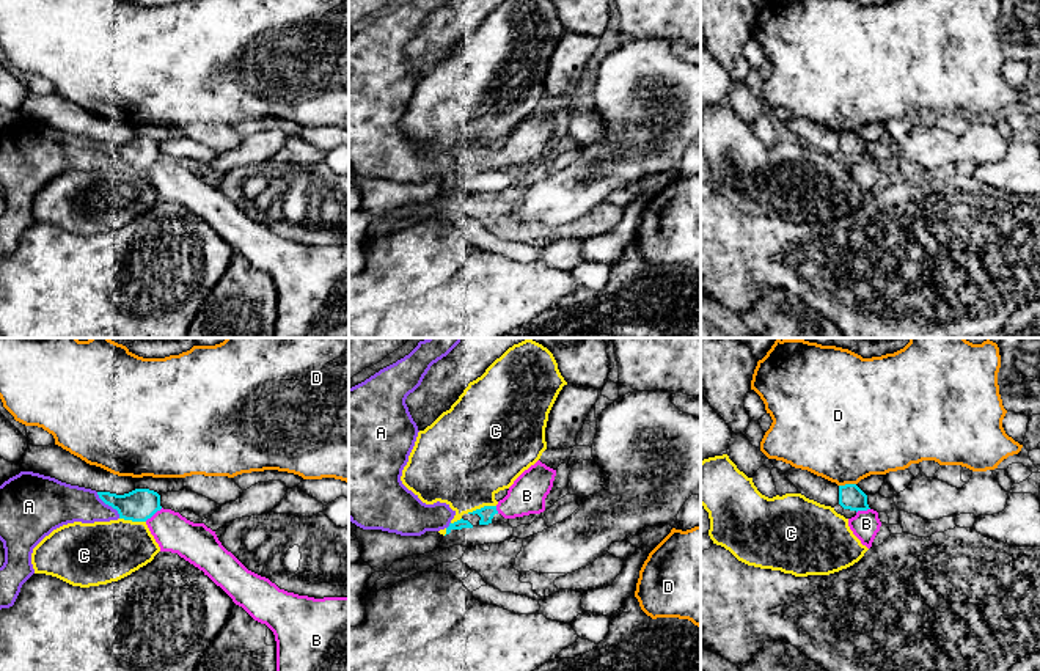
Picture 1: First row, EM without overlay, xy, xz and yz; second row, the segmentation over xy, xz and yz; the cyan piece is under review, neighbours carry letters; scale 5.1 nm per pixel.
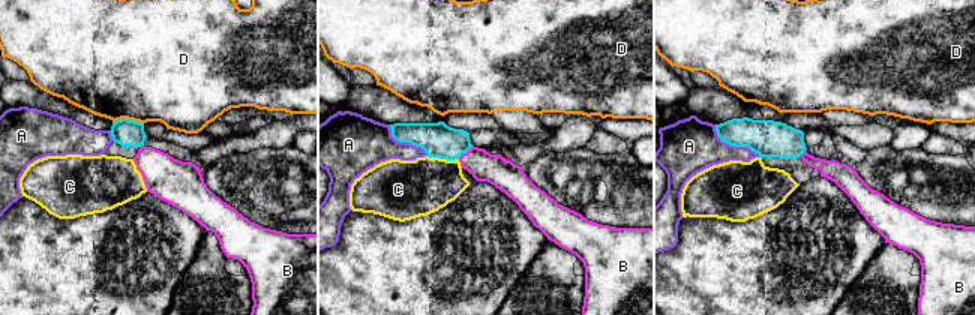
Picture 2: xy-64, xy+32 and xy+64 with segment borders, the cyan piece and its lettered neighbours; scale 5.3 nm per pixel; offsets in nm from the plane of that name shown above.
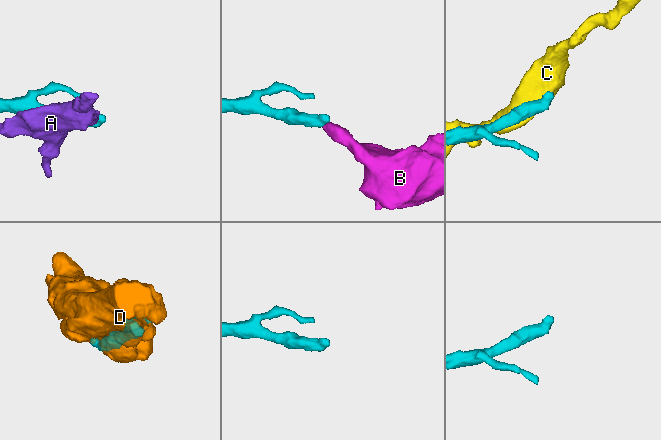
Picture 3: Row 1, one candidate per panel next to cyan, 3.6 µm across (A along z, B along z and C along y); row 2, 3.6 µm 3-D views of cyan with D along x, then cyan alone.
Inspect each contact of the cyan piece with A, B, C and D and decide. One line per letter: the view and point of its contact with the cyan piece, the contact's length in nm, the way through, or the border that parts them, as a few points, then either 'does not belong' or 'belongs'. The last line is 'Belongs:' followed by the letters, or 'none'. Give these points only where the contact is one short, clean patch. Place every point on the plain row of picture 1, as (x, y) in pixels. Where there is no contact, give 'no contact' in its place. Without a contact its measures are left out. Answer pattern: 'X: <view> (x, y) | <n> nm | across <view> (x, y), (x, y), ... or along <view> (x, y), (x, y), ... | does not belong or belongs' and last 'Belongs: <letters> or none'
A: xy (109, 153) | 180 nm | does not belong
B: xy (153, 162) | 120 nm | across xy (139, 153), (143, 153), (153, 162), (173, 181) | belongs
C: xz (481, 156) | 160 nm | does not belong
D: yz (847, 132) | 90 nm | does not belong
Belongs: B

